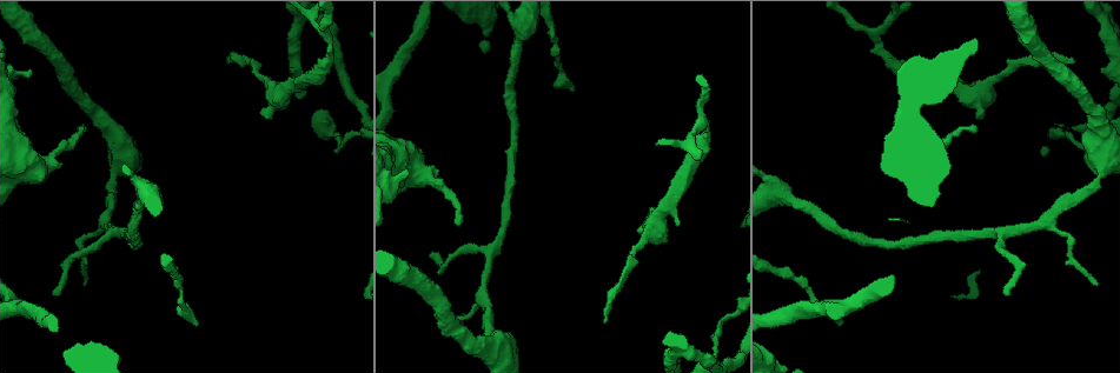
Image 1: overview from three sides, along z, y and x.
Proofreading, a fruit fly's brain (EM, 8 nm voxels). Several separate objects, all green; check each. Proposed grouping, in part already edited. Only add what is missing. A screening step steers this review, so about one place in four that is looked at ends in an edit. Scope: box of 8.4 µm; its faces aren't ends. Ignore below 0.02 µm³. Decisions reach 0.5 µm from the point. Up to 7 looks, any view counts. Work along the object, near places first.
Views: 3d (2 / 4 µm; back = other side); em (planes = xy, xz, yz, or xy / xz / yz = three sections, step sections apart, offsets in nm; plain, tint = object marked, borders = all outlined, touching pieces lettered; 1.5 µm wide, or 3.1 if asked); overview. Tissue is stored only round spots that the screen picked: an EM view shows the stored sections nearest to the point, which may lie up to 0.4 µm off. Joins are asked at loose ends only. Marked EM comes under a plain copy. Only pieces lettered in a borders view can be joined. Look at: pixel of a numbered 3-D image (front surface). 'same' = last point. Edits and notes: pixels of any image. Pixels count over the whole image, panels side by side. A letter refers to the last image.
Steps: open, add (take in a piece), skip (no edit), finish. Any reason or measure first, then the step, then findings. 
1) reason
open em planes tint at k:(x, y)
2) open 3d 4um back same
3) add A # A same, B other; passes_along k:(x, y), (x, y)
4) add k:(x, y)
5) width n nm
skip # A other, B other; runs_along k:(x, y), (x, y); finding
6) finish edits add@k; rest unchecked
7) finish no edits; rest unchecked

tapers out
open 3d 2um at 1:(431, 258)

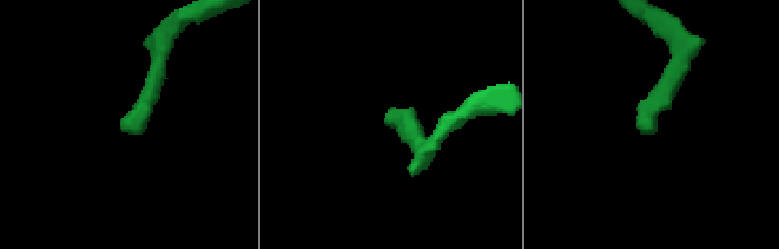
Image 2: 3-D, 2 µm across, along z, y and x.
open em planes tint at 2:(391, 123)

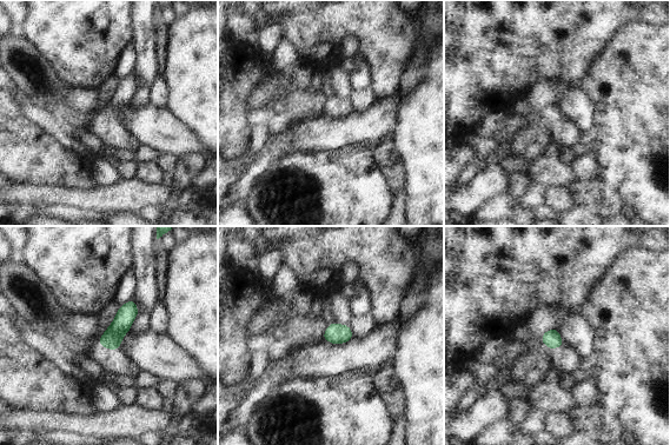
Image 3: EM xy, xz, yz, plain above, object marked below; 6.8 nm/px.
open em planes borders same

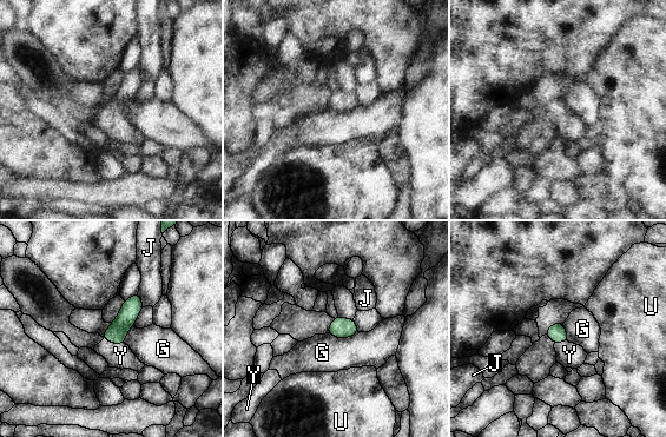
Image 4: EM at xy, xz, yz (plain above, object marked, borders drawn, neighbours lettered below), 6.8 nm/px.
width 120 nm
add Y # G other, J other, U other, Y same; passes_along 4:(126, 318), (113, 343), (120, 356); the cell continues

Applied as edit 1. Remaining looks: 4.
branch stops here
open em planes borders at 1:(573, 88)

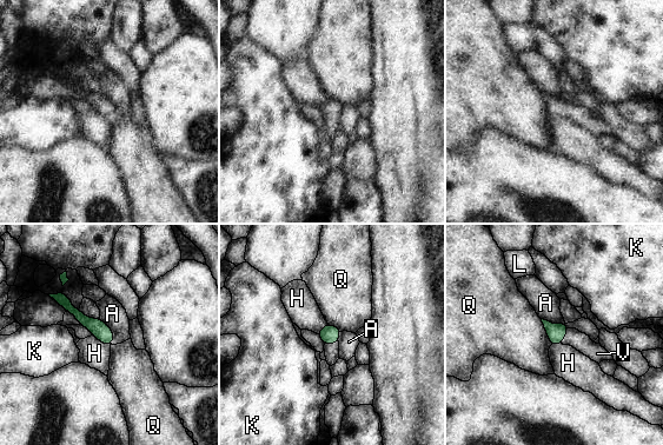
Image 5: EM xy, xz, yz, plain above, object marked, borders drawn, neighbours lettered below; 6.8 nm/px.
longest_contact A 200 nm
add V # A other, H other, K other, L other, Q other, V same; passes_along 5:(556, 333), (565, 334), (581, 341); it goes on there

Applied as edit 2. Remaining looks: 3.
finish edits add@4, add@5; rest unchecked

